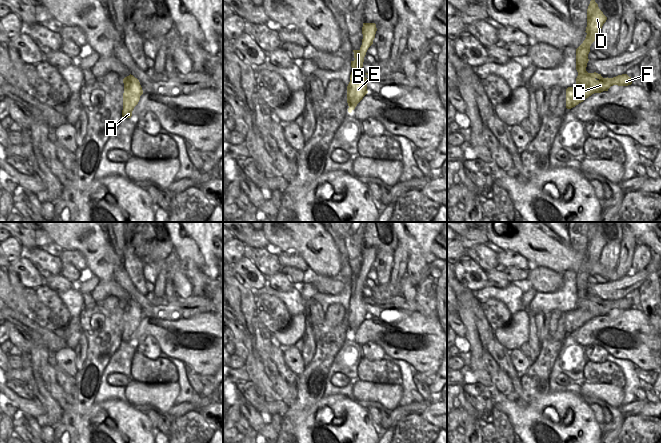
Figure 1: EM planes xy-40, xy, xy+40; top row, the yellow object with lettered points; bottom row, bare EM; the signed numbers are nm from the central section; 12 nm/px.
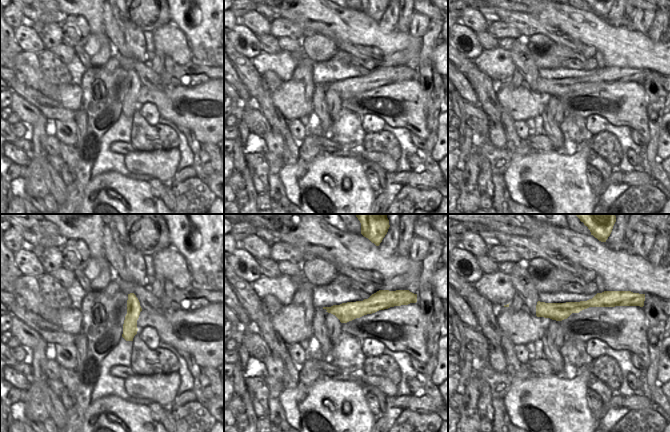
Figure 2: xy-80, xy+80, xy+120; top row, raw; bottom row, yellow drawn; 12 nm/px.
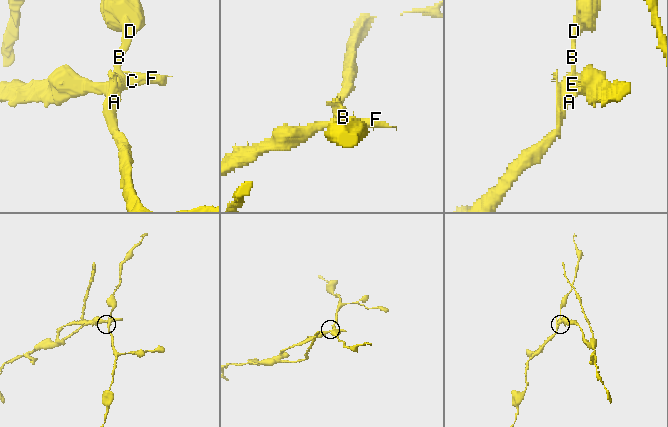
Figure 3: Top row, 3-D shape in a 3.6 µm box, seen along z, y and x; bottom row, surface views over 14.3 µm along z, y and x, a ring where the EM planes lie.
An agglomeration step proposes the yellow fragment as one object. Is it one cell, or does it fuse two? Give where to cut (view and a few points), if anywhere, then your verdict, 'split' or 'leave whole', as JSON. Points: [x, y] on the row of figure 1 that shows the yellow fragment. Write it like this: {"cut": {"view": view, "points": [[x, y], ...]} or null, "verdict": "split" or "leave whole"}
{"cut": {"view": "xy+40", "points": [[588, 73], [585, 84], [576, 84]]}, "verdict": "split"}

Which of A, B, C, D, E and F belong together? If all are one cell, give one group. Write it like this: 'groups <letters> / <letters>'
groups A B D E / C F

